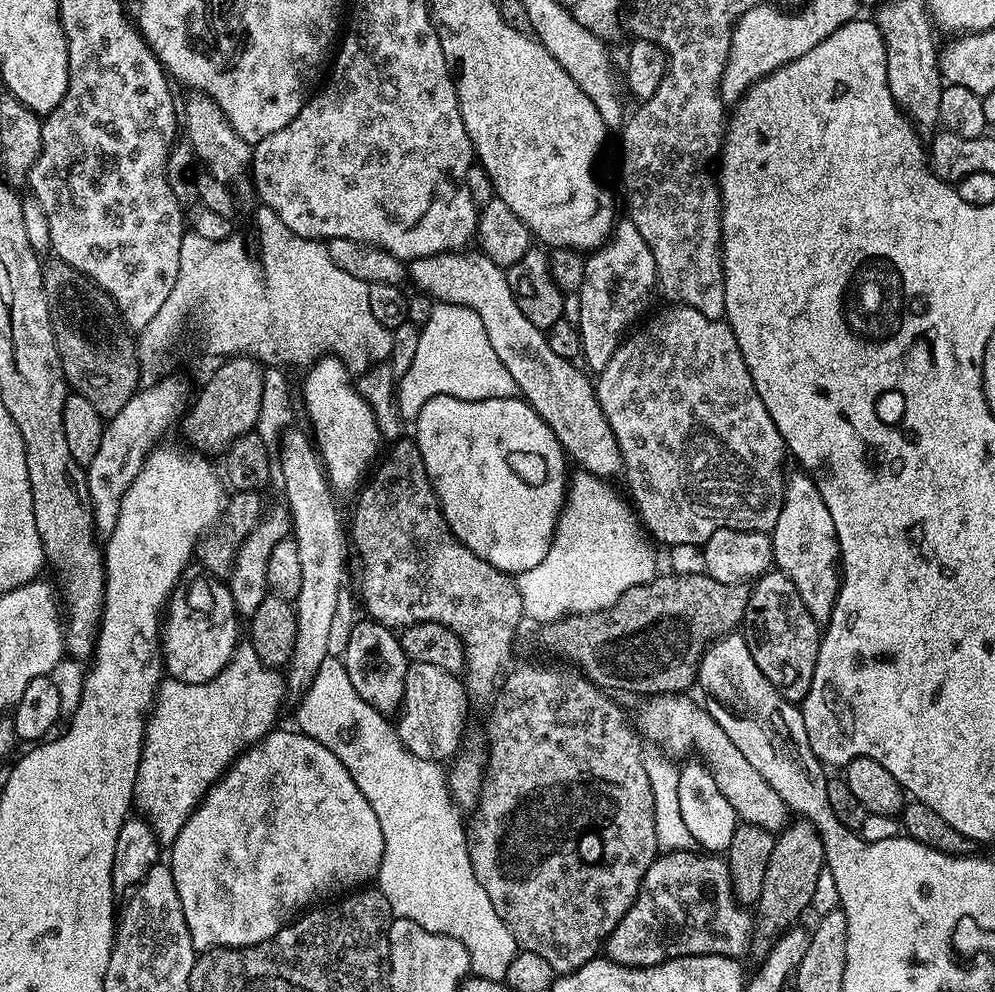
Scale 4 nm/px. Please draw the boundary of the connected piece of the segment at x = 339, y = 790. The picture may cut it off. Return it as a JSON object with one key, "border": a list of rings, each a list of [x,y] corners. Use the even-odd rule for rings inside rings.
{"border":[[[273,730],[262,737],[257,744],[253,744],[251,748],[244,749],[232,763],[231,768],[212,785],[212,789],[206,793],[199,806],[189,814],[182,830],[178,830],[178,838],[174,838],[174,842],[170,845],[170,852],[172,852],[170,867],[174,874],[174,886],[178,886],[182,914],[186,918],[186,926],[190,930],[192,944],[198,950],[245,948],[251,944],[268,940],[274,934],[278,934],[278,930],[282,930],[287,924],[292,923],[294,917],[303,913],[309,906],[315,905],[333,894],[359,889],[361,886],[367,885],[364,884],[367,880],[375,881],[379,877],[384,853],[384,839],[382,838],[382,826],[378,826],[378,818],[374,815],[370,802],[366,802],[366,797],[362,795],[362,790],[358,790],[354,778],[350,778],[350,770],[346,770],[346,766],[342,766],[342,762],[338,762],[338,758],[334,758],[334,754],[330,754],[330,750],[326,750],[326,746],[322,746],[322,742],[314,742],[314,738],[310,738],[302,731],[291,731]]]}

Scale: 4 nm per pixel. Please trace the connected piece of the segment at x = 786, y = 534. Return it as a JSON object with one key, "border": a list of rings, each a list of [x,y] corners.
{"border":[[[803,471],[788,472],[784,481],[784,505],[778,514],[778,522],[774,522],[772,531],[772,558],[775,567],[785,572],[798,586],[798,594],[802,594],[802,602],[806,602],[806,610],[818,622],[827,621],[829,614],[834,610],[836,595],[840,589],[840,543],[834,530],[834,518],[830,518],[830,510],[826,510],[826,502],[822,502],[818,486],[812,477]]]}

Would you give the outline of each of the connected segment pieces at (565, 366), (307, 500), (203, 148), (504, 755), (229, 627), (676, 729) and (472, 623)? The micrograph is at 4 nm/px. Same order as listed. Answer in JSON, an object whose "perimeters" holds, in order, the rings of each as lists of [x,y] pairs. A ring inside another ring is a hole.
{"perimeters":[[[[466,250],[419,256],[407,265],[406,276],[420,287],[417,289],[423,295],[431,296],[433,301],[466,306],[474,310],[478,318],[482,318],[482,326],[486,326],[486,338],[490,338],[490,346],[494,346],[498,362],[510,370],[510,378],[514,378],[517,393],[528,401],[542,422],[554,430],[558,442],[564,447],[565,457],[573,461],[576,459],[583,471],[601,478],[619,477],[623,473],[624,463],[618,442],[606,422],[606,414],[602,414],[602,406],[589,373],[571,360],[558,358],[558,354],[550,350],[547,335],[534,326],[534,322],[522,314],[518,302],[514,302],[505,269],[490,262],[490,258],[479,250]]],[[[292,426],[280,437],[278,448],[278,480],[284,483],[284,500],[291,517],[291,539],[298,546],[298,554],[302,565],[302,590],[298,590],[294,607],[298,634],[294,638],[294,650],[286,665],[286,692],[289,697],[299,698],[314,682],[314,674],[318,674],[318,666],[328,657],[328,636],[334,618],[334,609],[338,607],[338,594],[345,587],[344,558],[350,552],[350,544],[346,539],[346,524],[340,521],[340,512],[336,509],[334,494],[324,475],[322,461],[314,447],[313,439],[304,434],[303,430]]],[[[193,91],[192,96],[185,104],[182,104],[182,128],[188,131],[187,143],[191,145],[195,153],[195,159],[204,163],[203,171],[218,178],[232,191],[237,205],[255,205],[258,197],[255,188],[252,186],[250,169],[252,167],[253,145],[247,144],[243,138],[230,126],[226,114],[202,92]]],[[[524,664],[521,668],[513,667],[503,677],[494,696],[496,706],[488,718],[484,781],[480,787],[480,796],[471,809],[472,821],[469,819],[466,824],[468,853],[474,866],[474,874],[478,882],[482,882],[482,890],[490,894],[490,902],[494,902],[494,910],[498,910],[498,918],[506,922],[510,934],[514,934],[517,945],[523,951],[538,954],[538,958],[546,958],[546,962],[550,962],[553,973],[556,974],[573,972],[597,959],[599,952],[596,951],[599,948],[601,951],[608,935],[616,929],[626,910],[636,900],[646,870],[656,861],[658,855],[650,778],[646,778],[645,749],[640,748],[642,740],[637,729],[630,720],[628,725],[623,710],[611,700],[613,697],[605,689],[587,680],[581,672],[571,666],[560,667],[564,668],[539,668],[536,664]]],[[[199,563],[189,564],[188,569],[176,583],[168,607],[162,617],[160,651],[164,658],[167,675],[178,682],[201,684],[210,682],[230,662],[236,645],[242,636],[242,624],[238,619],[236,603],[227,583],[219,576],[210,576]]],[[[652,694],[640,708],[635,723],[641,735],[655,747],[665,751],[672,758],[680,758],[683,752],[697,752],[699,759],[714,774],[718,790],[726,794],[726,802],[734,806],[737,817],[745,824],[753,824],[767,832],[776,834],[789,823],[790,809],[784,805],[782,798],[774,791],[774,786],[746,762],[746,757],[738,751],[738,746],[726,738],[722,726],[710,718],[707,707],[695,704],[688,694]]],[[[401,438],[391,445],[392,448],[388,453],[383,453],[382,459],[379,461],[378,467],[371,473],[370,479],[359,489],[358,495],[355,497],[356,509],[352,512],[352,524],[350,520],[350,544],[354,549],[354,556],[360,559],[360,592],[358,588],[358,600],[371,619],[376,620],[379,624],[386,625],[387,628],[393,630],[403,630],[409,628],[411,624],[418,624],[422,620],[433,620],[442,626],[446,626],[450,630],[454,630],[454,634],[464,643],[464,666],[462,673],[464,687],[468,689],[469,697],[484,700],[493,695],[497,691],[498,681],[501,679],[502,671],[500,668],[507,669],[509,667],[508,659],[512,656],[512,643],[516,640],[516,631],[520,628],[520,620],[525,619],[522,610],[522,594],[518,594],[518,586],[515,579],[509,573],[498,570],[494,566],[490,566],[490,562],[486,562],[482,558],[478,558],[478,554],[474,554],[467,546],[456,537],[450,530],[450,526],[446,522],[446,518],[440,509],[438,498],[432,489],[430,478],[426,474],[426,462],[422,462],[422,454],[418,450],[415,439]]]]}

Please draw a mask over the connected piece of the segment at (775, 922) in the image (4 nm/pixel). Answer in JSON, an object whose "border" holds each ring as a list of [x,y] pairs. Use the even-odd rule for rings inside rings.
{"border":[[[793,819],[776,836],[774,850],[770,854],[770,866],[766,866],[766,882],[762,882],[762,894],[754,905],[755,935],[772,938],[781,930],[793,927],[799,921],[796,919],[804,911],[809,911],[814,898],[814,886],[818,886],[818,874],[825,868],[824,847],[818,830],[806,819]]]}

